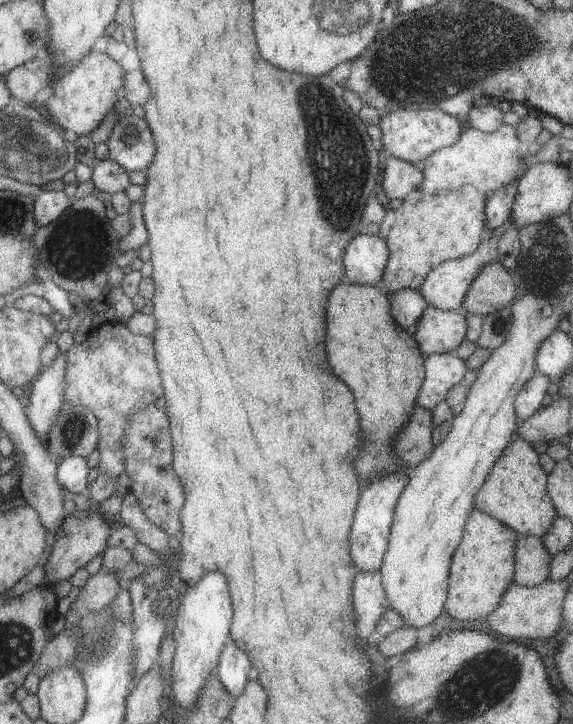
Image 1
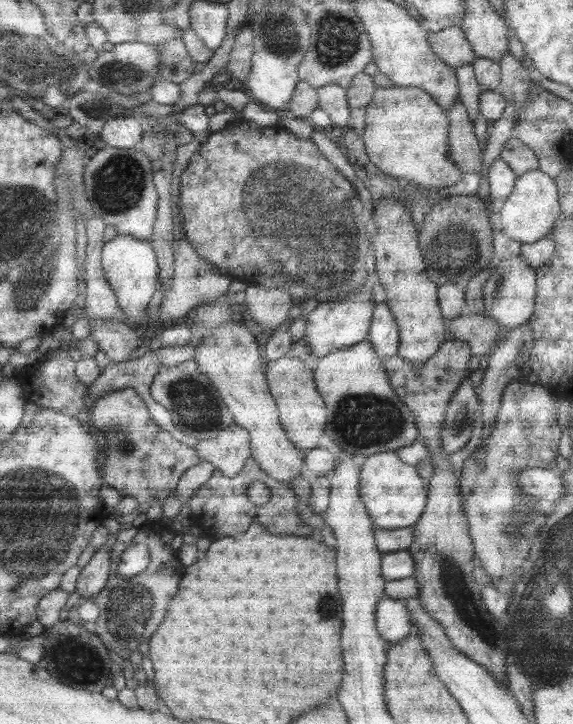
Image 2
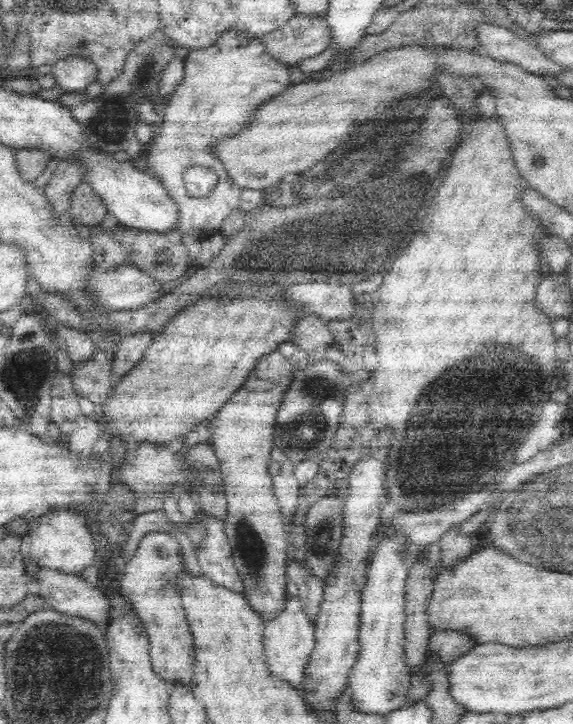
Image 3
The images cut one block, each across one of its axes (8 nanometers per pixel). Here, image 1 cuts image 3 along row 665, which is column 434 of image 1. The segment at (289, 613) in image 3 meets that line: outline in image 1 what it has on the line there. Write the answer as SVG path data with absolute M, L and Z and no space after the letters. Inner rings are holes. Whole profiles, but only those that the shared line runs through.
M505 222L505 224L499 226L499 228L493 228L493 232L491 232L489 236L483 234L481 244L479 244L477 250L473 250L469 256L457 258L457 260L449 260L449 262L441 262L437 268L433 268L433 270L425 276L423 284L417 288L417 290L419 290L419 296L425 300L425 304L431 306L431 308L435 308L435 310L445 310L445 312L455 312L455 310L459 310L461 304L463 304L465 294L469 292L469 284L471 284L471 280L477 276L477 272L479 272L485 264L497 260L497 240L499 240L501 234L507 230L507 226L509 226L509 222Z

